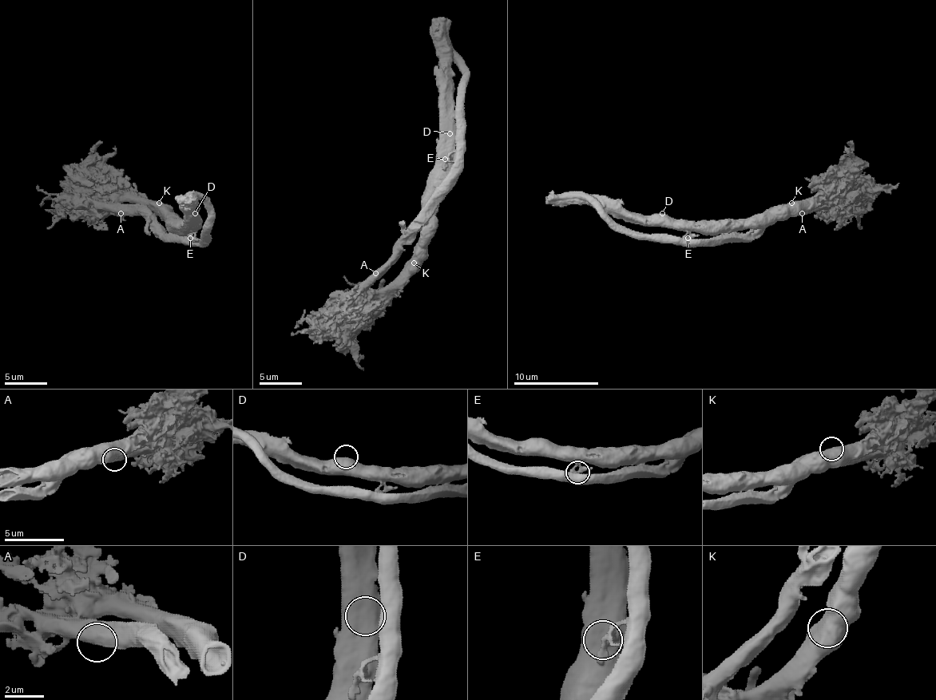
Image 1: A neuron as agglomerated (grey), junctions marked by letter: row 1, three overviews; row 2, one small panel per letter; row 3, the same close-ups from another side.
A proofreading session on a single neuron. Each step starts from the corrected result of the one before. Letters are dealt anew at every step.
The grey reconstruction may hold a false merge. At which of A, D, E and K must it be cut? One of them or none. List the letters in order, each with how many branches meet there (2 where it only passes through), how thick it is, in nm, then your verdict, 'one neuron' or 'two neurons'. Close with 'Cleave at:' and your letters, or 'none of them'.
A: 2 branches meet; 550 nm thick; one neuron
D: 1 branches meet; 750 nm thick; one neuron
E: 4 branches meet; 240 nm thick; two neurons
K: 1 branches meet; 750 nm thick; one neuron
Cleave at: E

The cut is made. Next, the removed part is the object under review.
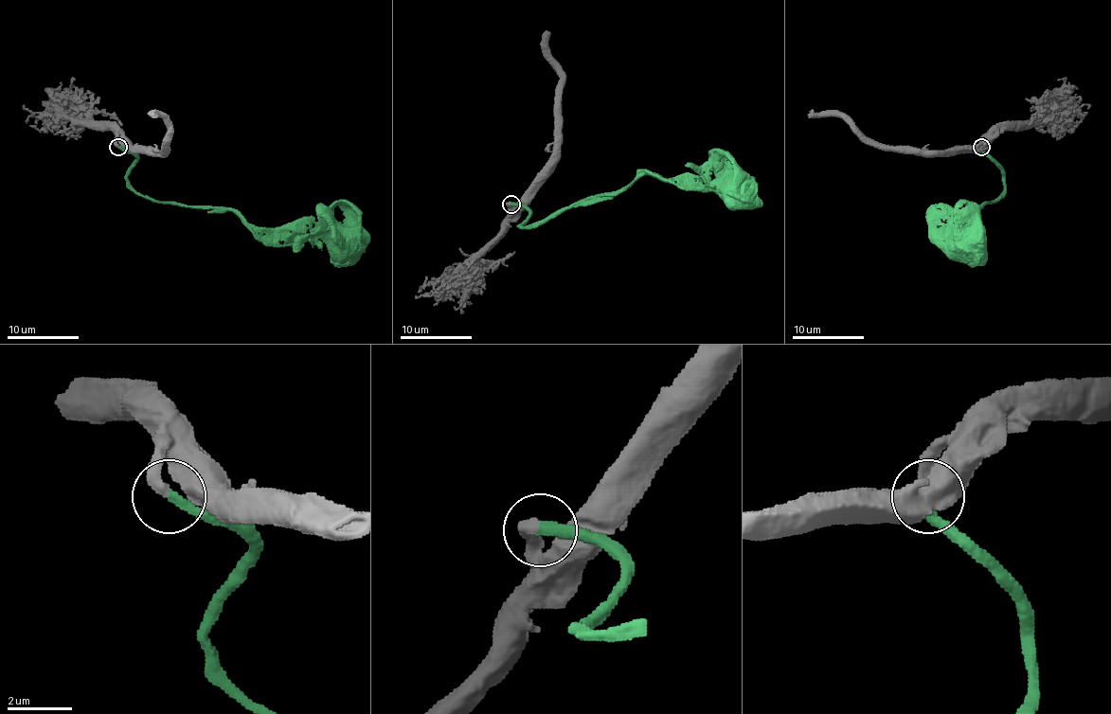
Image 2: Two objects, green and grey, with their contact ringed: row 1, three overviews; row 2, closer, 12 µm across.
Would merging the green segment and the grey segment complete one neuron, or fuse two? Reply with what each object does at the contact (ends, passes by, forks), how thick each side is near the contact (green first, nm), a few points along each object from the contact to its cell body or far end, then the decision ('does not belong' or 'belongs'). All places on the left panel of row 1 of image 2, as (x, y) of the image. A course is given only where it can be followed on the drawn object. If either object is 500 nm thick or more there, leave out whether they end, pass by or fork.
green ends there; grey ends there; 360 nm thick on the green side, 360 nm on the other; green runs (118, 147), (136, 157), (128, 171), (128, 182), (154, 200), (229, 209), (251, 225), (275, 232), (344, 243); grey runs (118, 147), (126, 145), (162, 150), (167, 123), (152, 115); belongs

